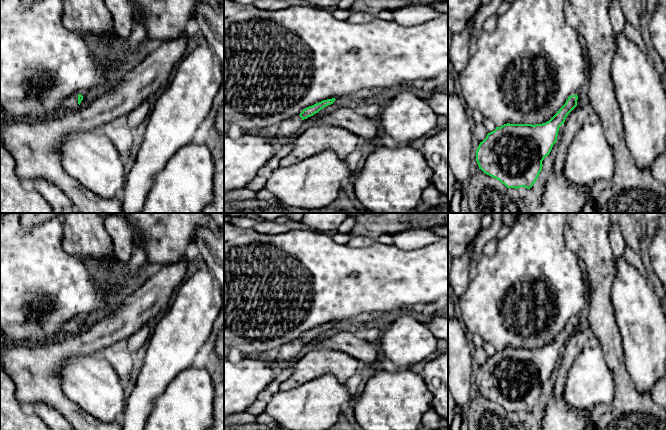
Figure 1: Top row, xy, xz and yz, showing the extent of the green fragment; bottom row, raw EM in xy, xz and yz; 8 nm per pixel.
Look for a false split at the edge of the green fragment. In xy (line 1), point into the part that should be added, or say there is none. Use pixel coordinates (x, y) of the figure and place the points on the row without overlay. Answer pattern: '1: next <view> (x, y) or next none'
1: next xy (71, 327)

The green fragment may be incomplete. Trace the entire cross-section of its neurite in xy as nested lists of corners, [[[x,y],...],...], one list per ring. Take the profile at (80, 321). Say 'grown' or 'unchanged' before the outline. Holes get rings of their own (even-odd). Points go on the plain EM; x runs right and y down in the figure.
grown | [[[75,317],[63,326],[63,331],[66,334],[75,334],[79,331],[82,324],[83,320],[81,318],[78,319]]]

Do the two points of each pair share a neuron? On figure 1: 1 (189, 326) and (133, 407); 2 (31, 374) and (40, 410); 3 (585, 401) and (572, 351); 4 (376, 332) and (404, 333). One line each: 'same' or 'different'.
1: same
2: different
3: different
4: different

